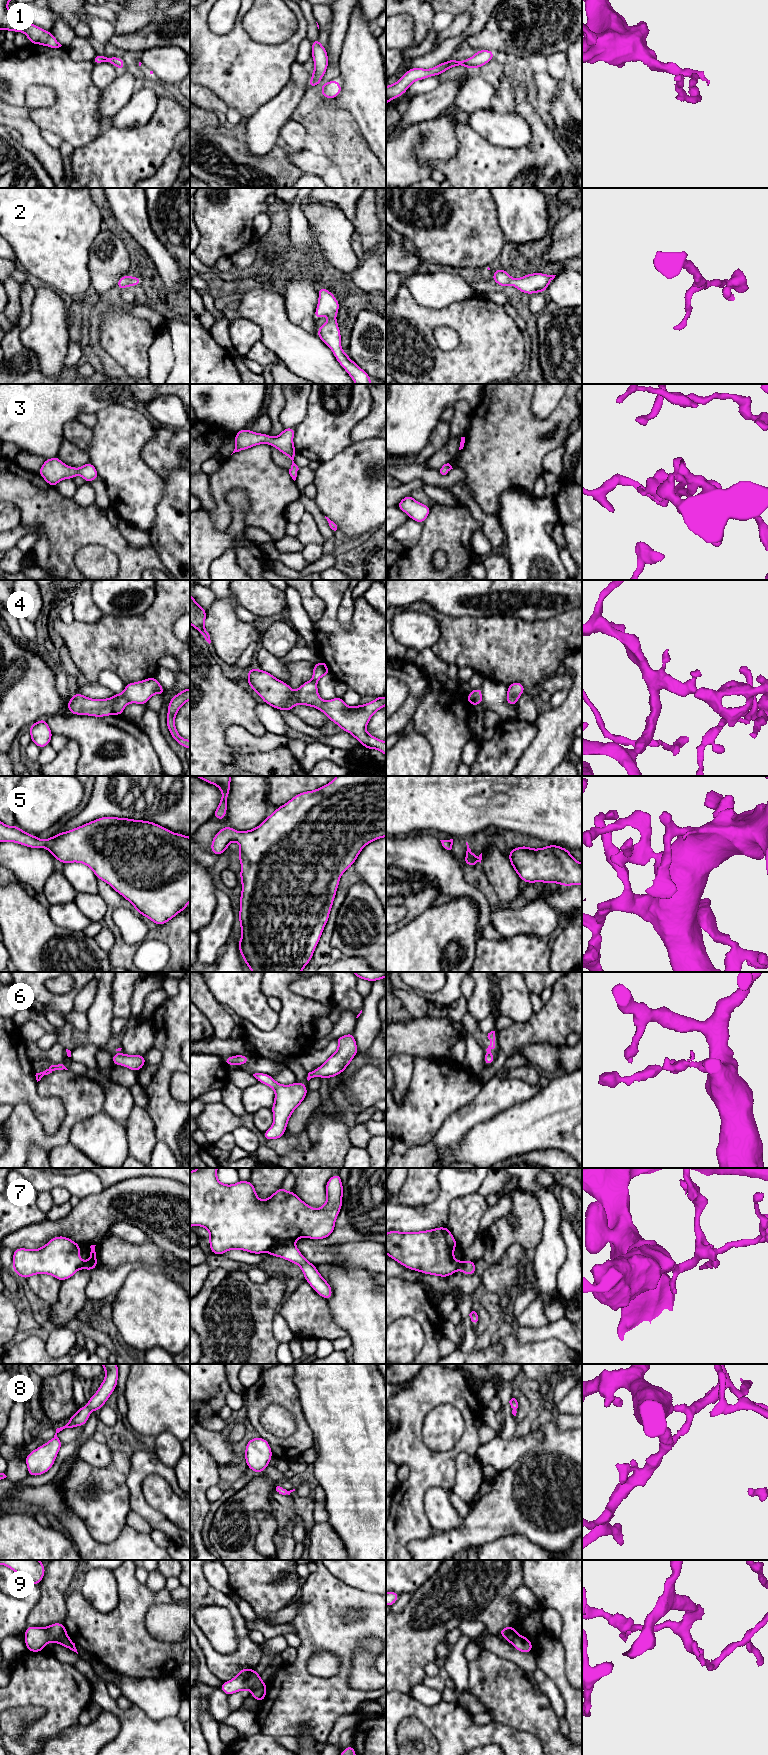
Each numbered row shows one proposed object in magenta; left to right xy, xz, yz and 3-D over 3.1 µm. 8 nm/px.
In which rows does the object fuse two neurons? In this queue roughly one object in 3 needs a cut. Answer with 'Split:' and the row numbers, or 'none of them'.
Split: 7, 9

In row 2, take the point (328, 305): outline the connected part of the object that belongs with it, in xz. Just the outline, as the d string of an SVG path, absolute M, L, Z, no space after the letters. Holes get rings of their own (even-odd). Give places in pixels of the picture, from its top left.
M325 288L317 289L319 301L314 318L317 320L322 316L329 316L328 322L319 326L317 337L319 337L333 352L339 364L345 369L355 384L371 384L371 377L352 361L347 353L341 348L340 329L336 321L339 311L339 302L335 296Z

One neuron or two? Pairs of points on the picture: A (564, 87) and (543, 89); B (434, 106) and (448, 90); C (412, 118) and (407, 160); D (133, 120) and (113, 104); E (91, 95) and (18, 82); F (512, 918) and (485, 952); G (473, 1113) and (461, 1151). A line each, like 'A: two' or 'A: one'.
A: two
B: one
C: two
D: two
E: one
F: two
G: two

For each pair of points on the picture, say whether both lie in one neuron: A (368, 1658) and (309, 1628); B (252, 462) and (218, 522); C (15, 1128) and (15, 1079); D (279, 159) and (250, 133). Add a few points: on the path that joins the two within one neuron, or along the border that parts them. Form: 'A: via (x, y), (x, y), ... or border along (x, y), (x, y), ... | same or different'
A: border along (371, 1635), (354, 1651), (348, 1674) | different
B: via (236, 475), (220, 491), (220, 506) | same
C: border along (14, 1104), (26, 1103), (35, 1116) | different
D: border along (275, 144), (259, 155), (247, 147) | different

